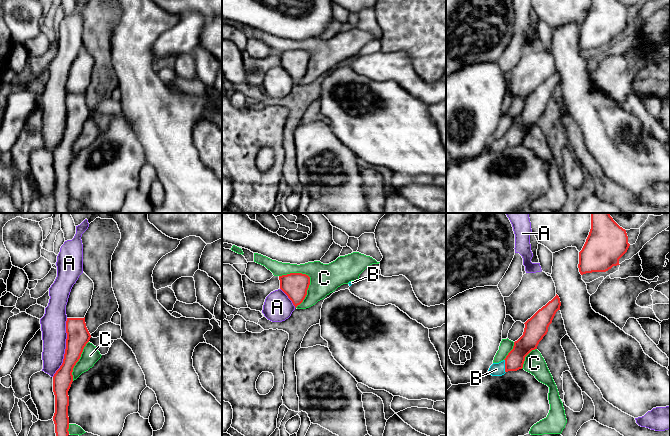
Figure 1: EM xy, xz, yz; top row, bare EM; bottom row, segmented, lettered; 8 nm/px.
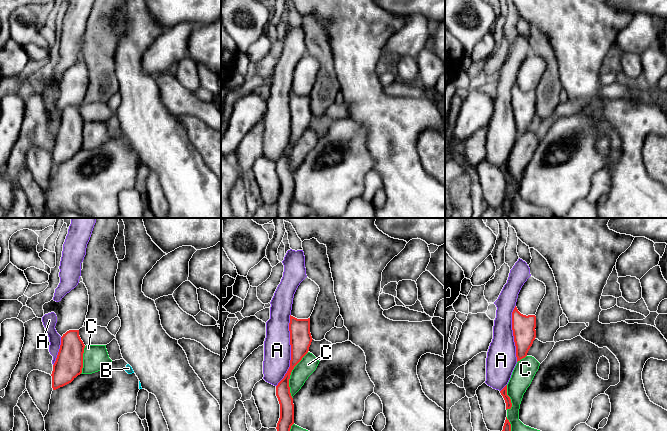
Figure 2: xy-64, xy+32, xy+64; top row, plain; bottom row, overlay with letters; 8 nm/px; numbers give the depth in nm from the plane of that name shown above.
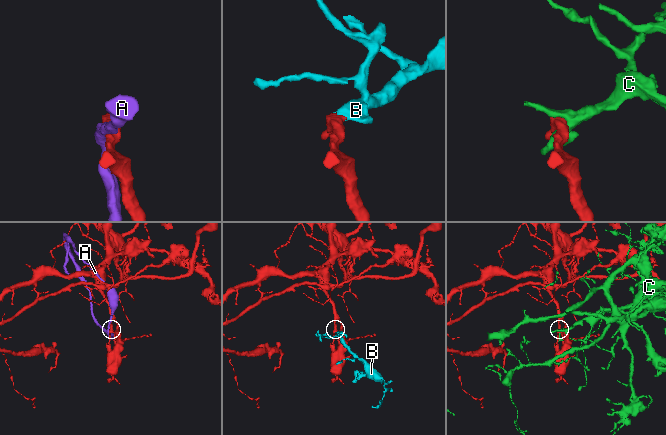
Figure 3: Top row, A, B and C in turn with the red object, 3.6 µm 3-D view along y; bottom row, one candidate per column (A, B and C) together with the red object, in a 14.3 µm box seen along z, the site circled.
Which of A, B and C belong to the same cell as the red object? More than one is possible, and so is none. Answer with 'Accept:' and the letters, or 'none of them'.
Accept: B

